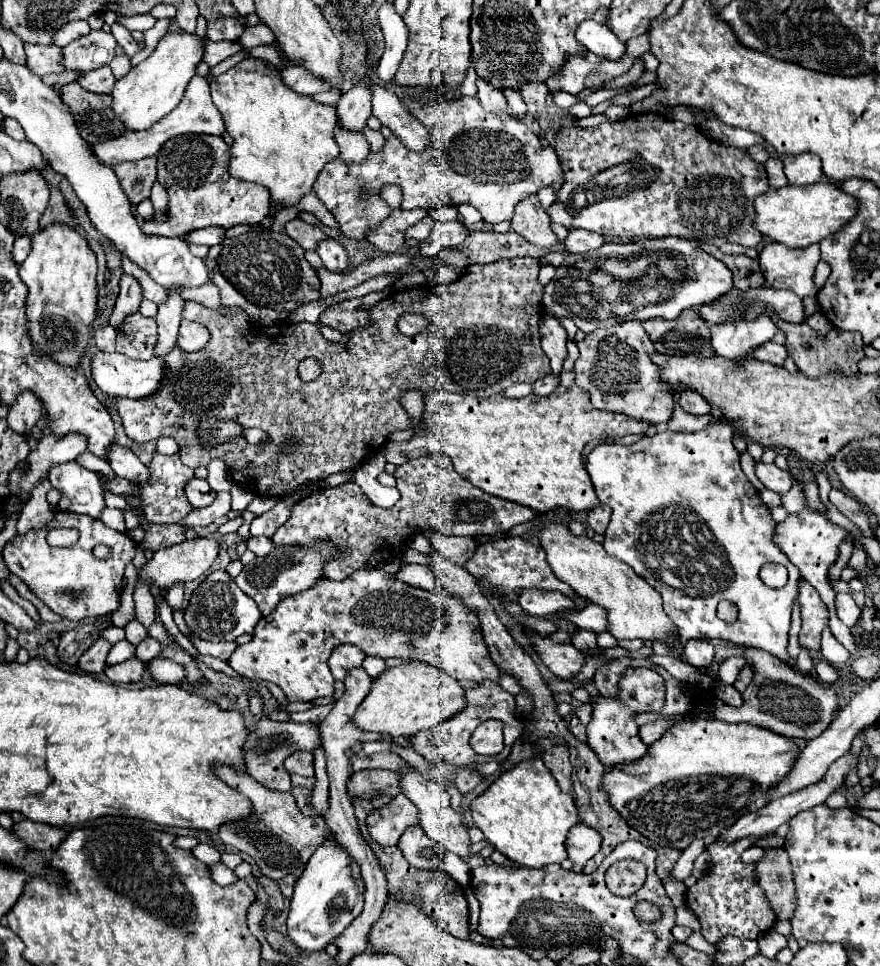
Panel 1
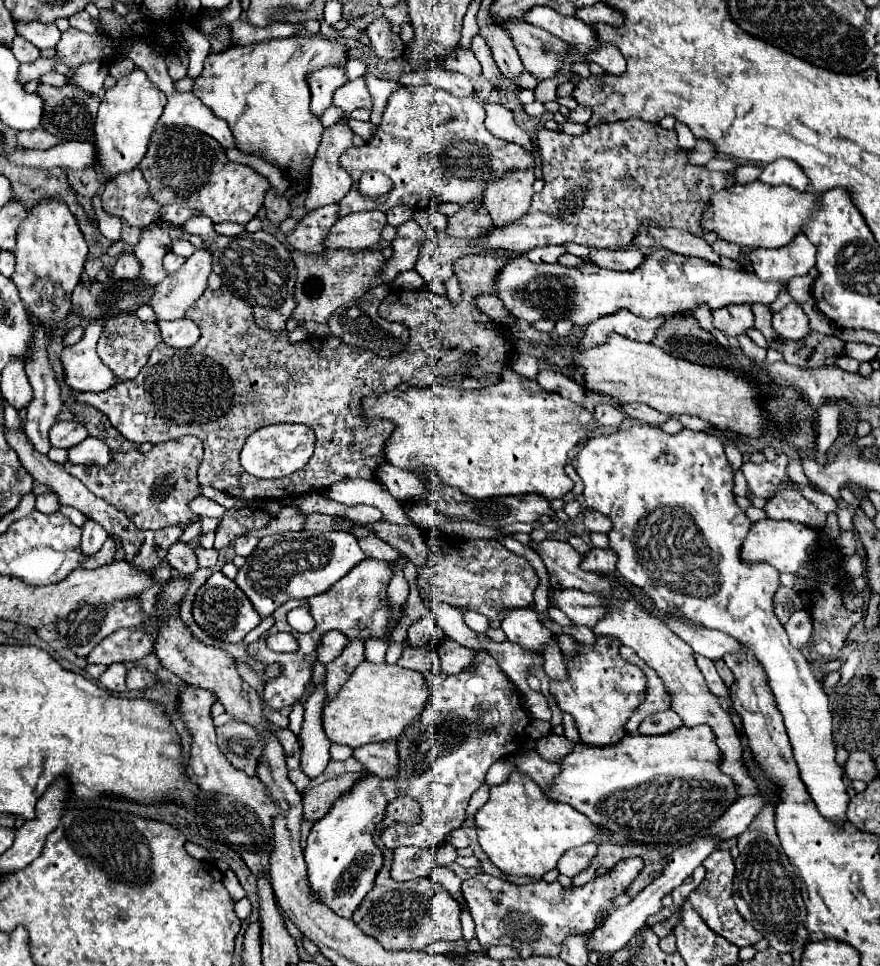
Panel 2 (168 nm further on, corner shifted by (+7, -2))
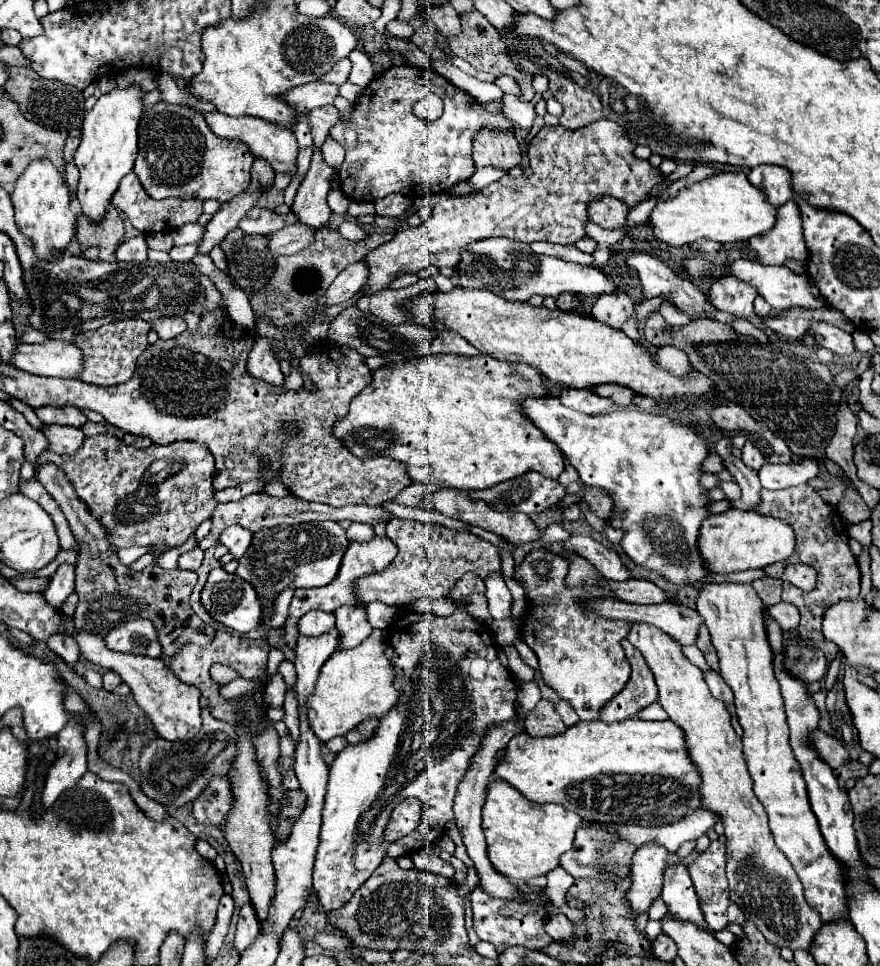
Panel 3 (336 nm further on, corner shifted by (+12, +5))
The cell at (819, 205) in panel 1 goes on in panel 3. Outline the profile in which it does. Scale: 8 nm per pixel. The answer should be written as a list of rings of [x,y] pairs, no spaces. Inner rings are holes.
[[[715,173],[679,189],[671,199],[659,199],[647,221],[653,229],[653,237],[669,247],[691,245],[697,239],[735,243],[767,233],[775,225],[775,211],[777,209],[765,201],[763,191],[749,183],[745,173]]]

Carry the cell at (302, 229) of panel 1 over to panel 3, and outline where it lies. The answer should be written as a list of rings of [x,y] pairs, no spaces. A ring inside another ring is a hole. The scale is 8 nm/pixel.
[[[255,157],[253,167],[251,167],[251,181],[257,181],[259,185],[271,185],[273,177],[275,177],[275,173],[273,173],[271,165],[267,165],[267,161]]]

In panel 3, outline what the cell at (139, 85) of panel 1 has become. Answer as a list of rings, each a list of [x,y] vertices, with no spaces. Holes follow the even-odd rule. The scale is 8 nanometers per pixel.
[[[137,87],[113,89],[97,99],[95,107],[85,113],[81,127],[81,145],[75,151],[73,163],[79,169],[79,185],[75,197],[81,205],[81,213],[93,223],[101,225],[111,205],[111,197],[119,187],[119,181],[133,169],[137,157],[137,127],[143,109],[143,91]]]

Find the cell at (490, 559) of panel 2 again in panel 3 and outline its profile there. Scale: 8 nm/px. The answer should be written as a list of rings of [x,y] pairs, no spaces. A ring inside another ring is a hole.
[[[391,519],[387,523],[387,537],[399,547],[399,553],[387,569],[355,581],[355,597],[363,605],[381,601],[385,605],[403,607],[421,597],[441,599],[449,595],[451,585],[467,571],[477,573],[481,579],[493,571],[501,571],[497,547],[467,531],[447,529],[445,525],[437,523]]]

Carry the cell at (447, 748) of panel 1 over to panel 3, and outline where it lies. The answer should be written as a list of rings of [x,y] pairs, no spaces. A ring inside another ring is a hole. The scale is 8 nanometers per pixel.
[[[465,573],[451,587],[449,599],[455,603],[455,611],[451,615],[437,617],[433,613],[409,611],[401,619],[395,619],[395,625],[391,625],[389,643],[395,651],[391,657],[391,665],[395,667],[395,689],[399,689],[399,705],[395,705],[395,709],[391,709],[387,717],[379,719],[375,737],[369,737],[359,745],[347,745],[341,753],[337,753],[329,769],[321,843],[313,867],[313,887],[325,911],[343,907],[359,889],[359,885],[363,885],[381,865],[383,857],[399,857],[441,839],[441,835],[445,833],[445,825],[453,819],[453,797],[457,785],[463,779],[471,757],[479,751],[479,743],[487,727],[491,723],[515,717],[517,685],[509,677],[509,671],[501,665],[489,629],[467,613],[465,599],[471,593],[483,591],[483,579],[475,577],[475,573]],[[407,797],[415,797],[421,801],[421,821],[409,835],[401,837],[399,841],[387,843],[383,839],[383,831],[387,827],[391,811]]]

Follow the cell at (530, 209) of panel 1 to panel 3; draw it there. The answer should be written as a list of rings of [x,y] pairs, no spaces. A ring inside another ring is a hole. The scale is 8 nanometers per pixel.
[[[479,129],[475,135],[475,145],[473,145],[473,161],[477,167],[499,167],[499,169],[513,169],[521,165],[521,149],[515,139],[515,133],[511,129]]]

